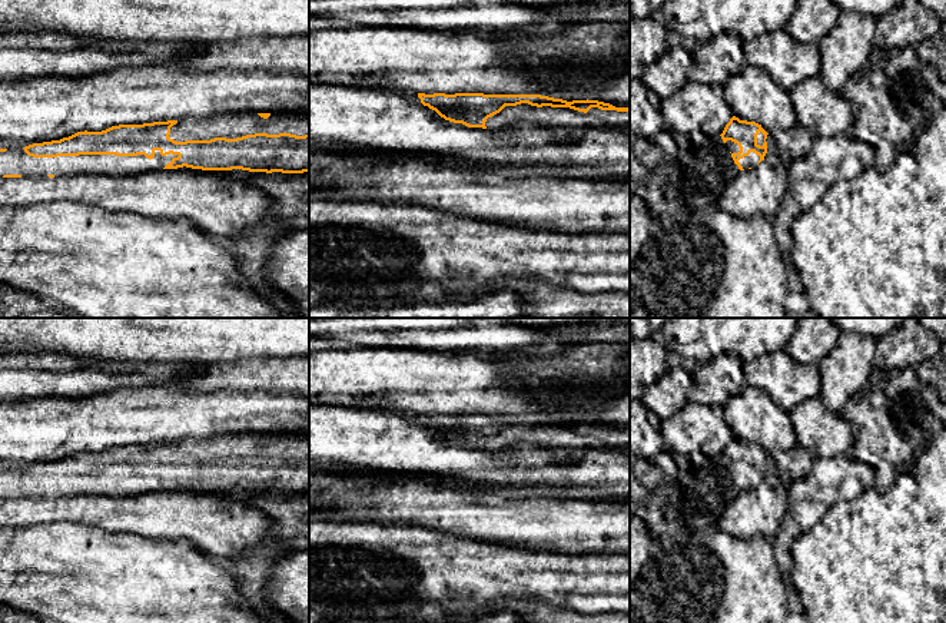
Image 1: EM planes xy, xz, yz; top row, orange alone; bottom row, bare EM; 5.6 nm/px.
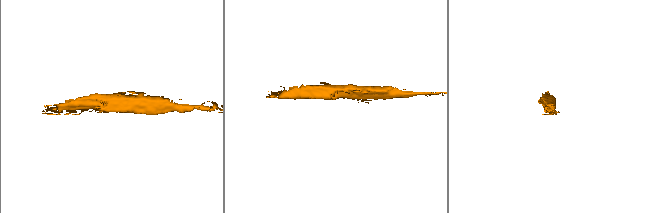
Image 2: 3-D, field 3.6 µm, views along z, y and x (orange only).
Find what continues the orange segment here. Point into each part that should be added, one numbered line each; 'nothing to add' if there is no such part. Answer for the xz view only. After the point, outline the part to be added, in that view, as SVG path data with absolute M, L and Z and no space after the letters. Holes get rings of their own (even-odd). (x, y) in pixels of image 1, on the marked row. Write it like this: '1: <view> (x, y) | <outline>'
1: xz (545, 116) | M521 103L505 106L499 113L488 117L485 126L491 130L502 130L518 123L532 123L548 129L567 127L574 132L585 127L630 130L630 112L591 107L584 113L570 107L537 107Z

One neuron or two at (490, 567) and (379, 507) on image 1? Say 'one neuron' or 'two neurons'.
two neurons

